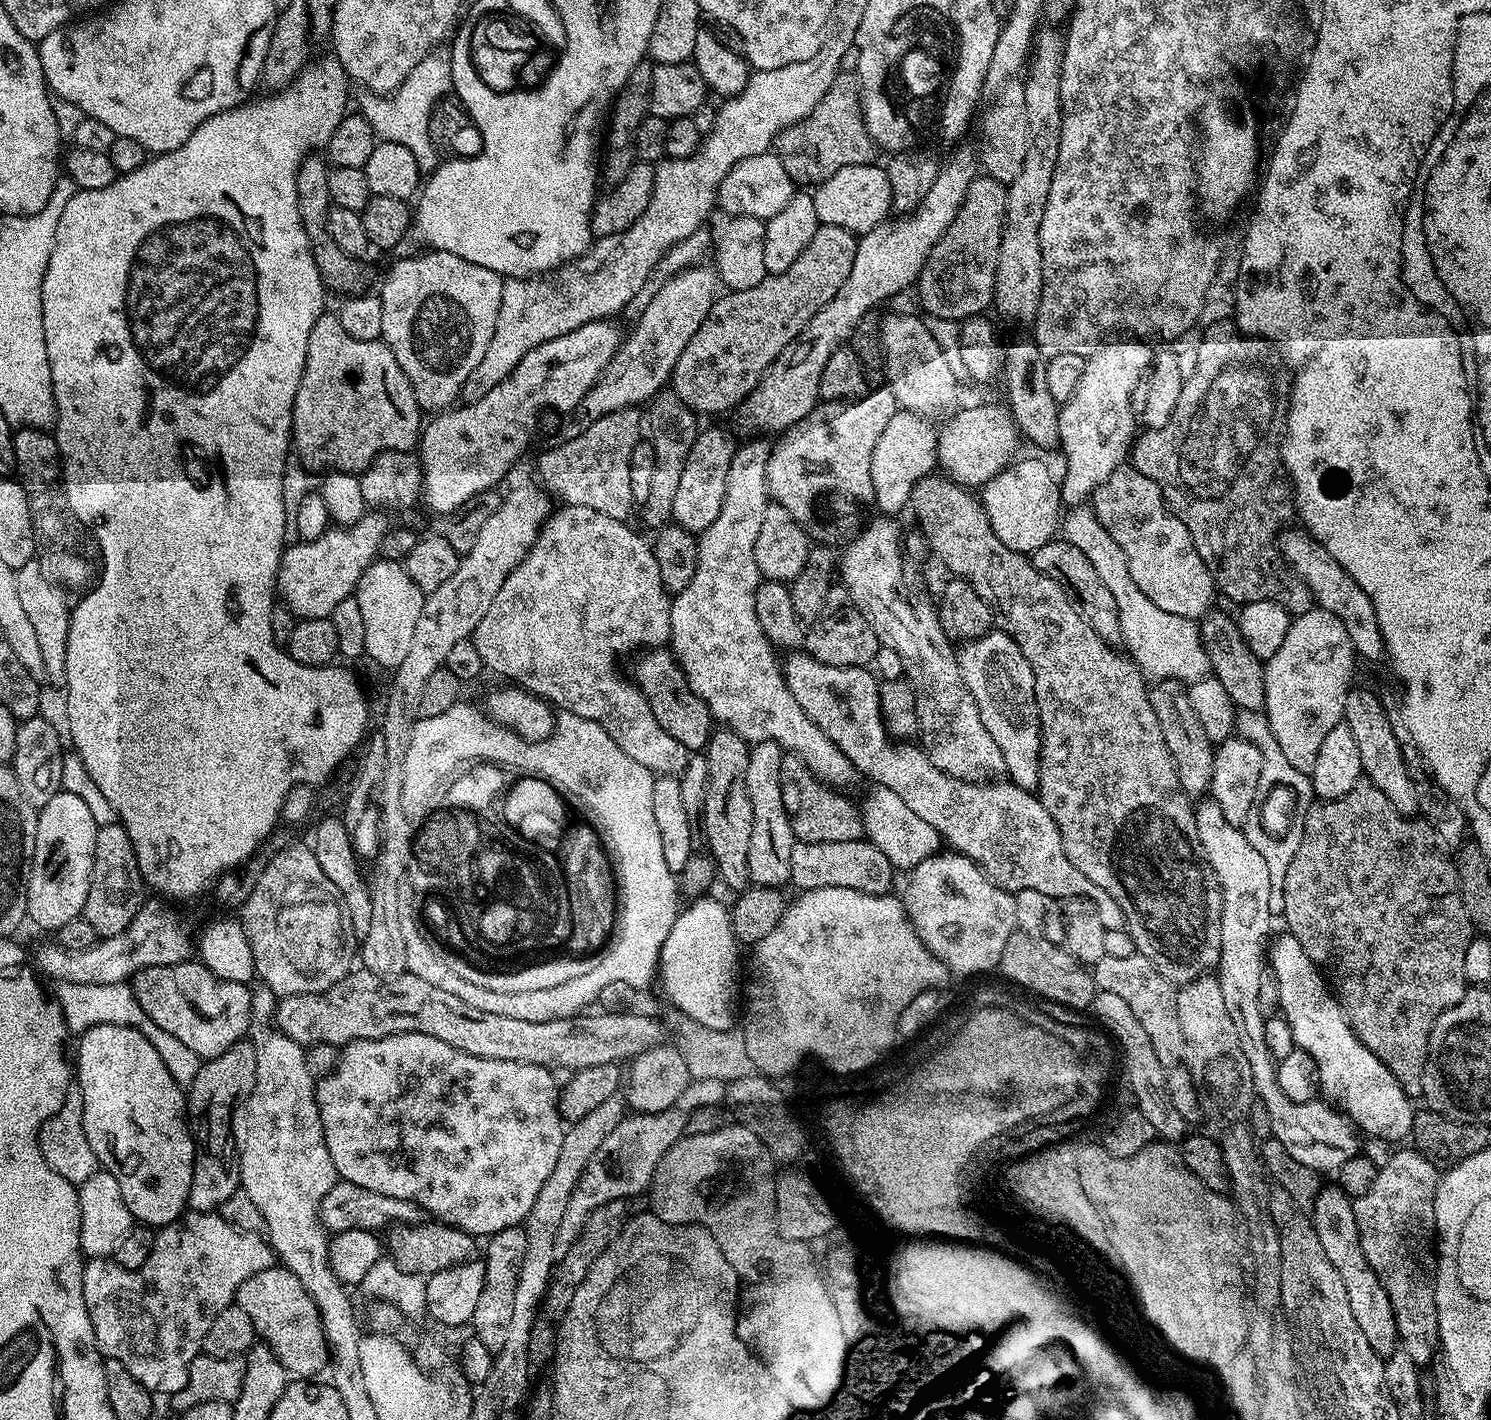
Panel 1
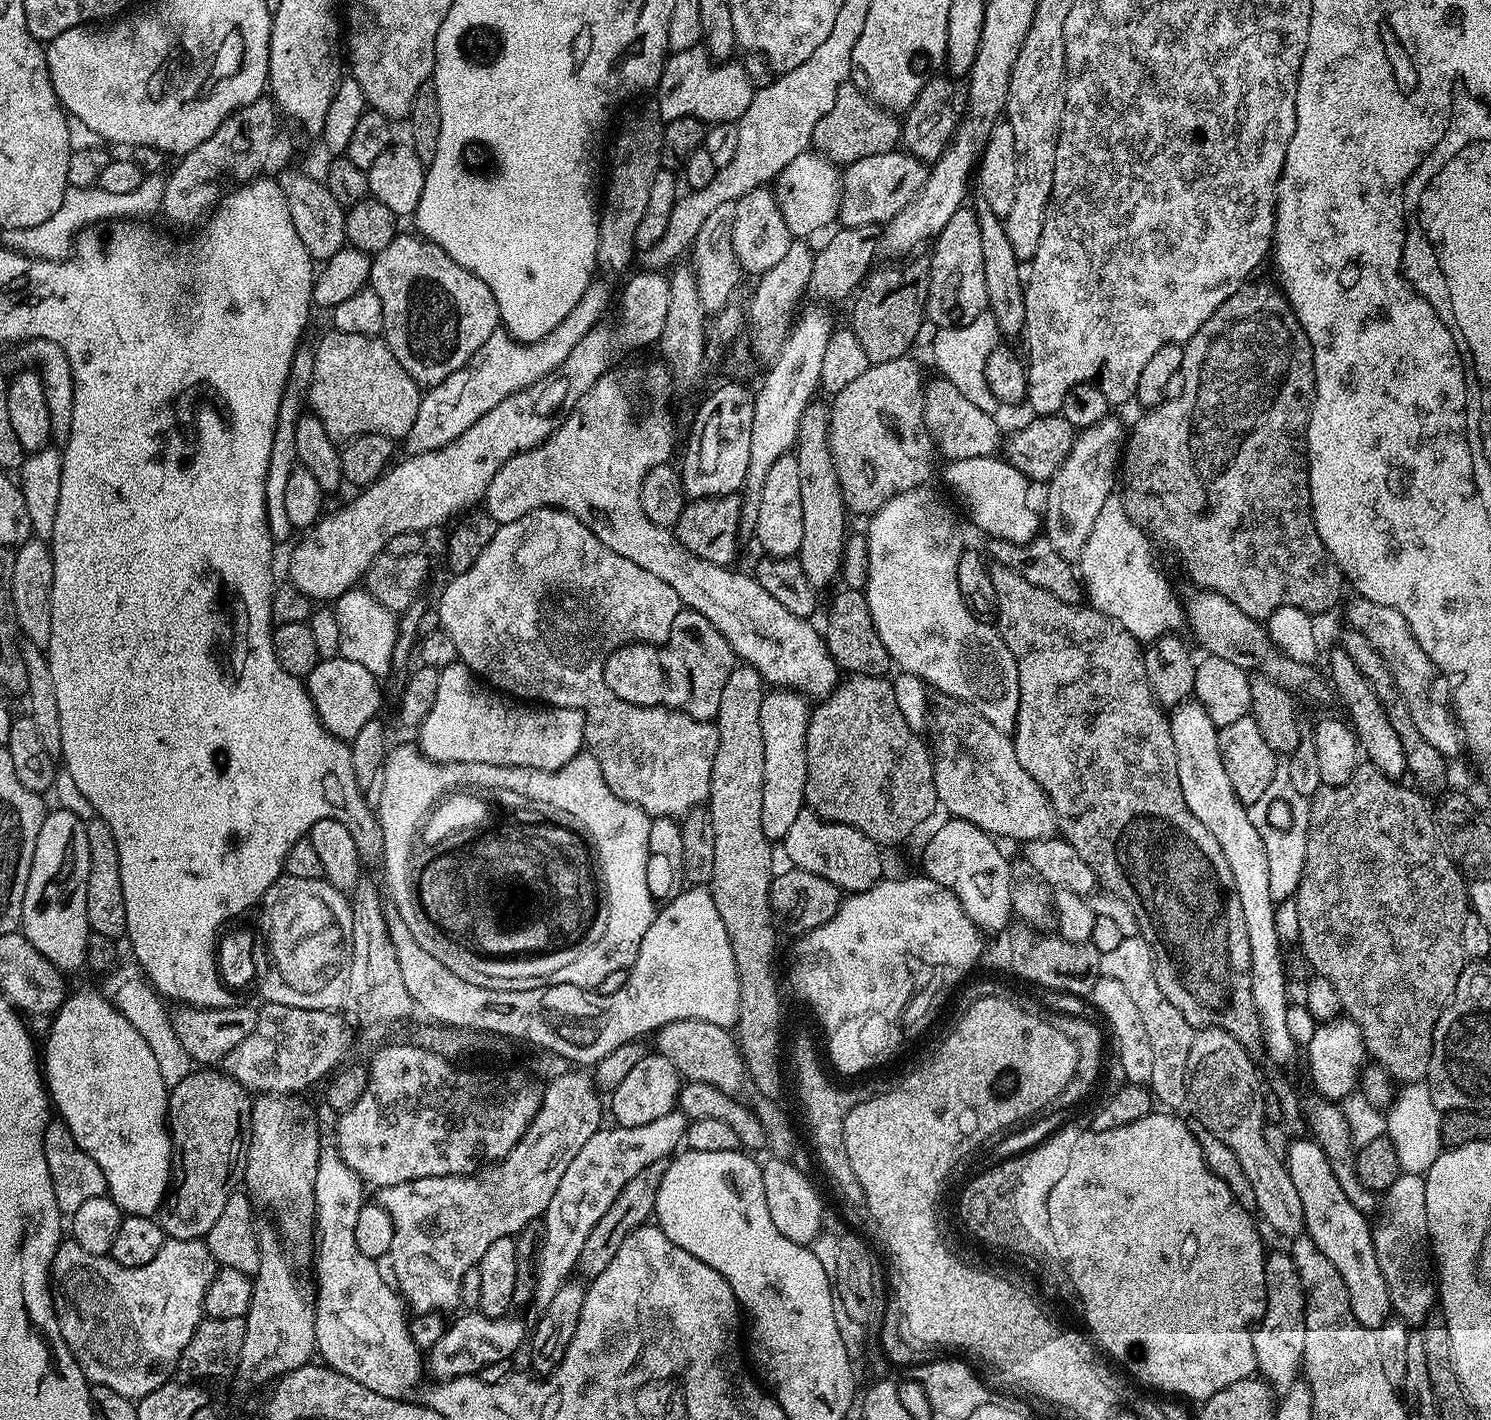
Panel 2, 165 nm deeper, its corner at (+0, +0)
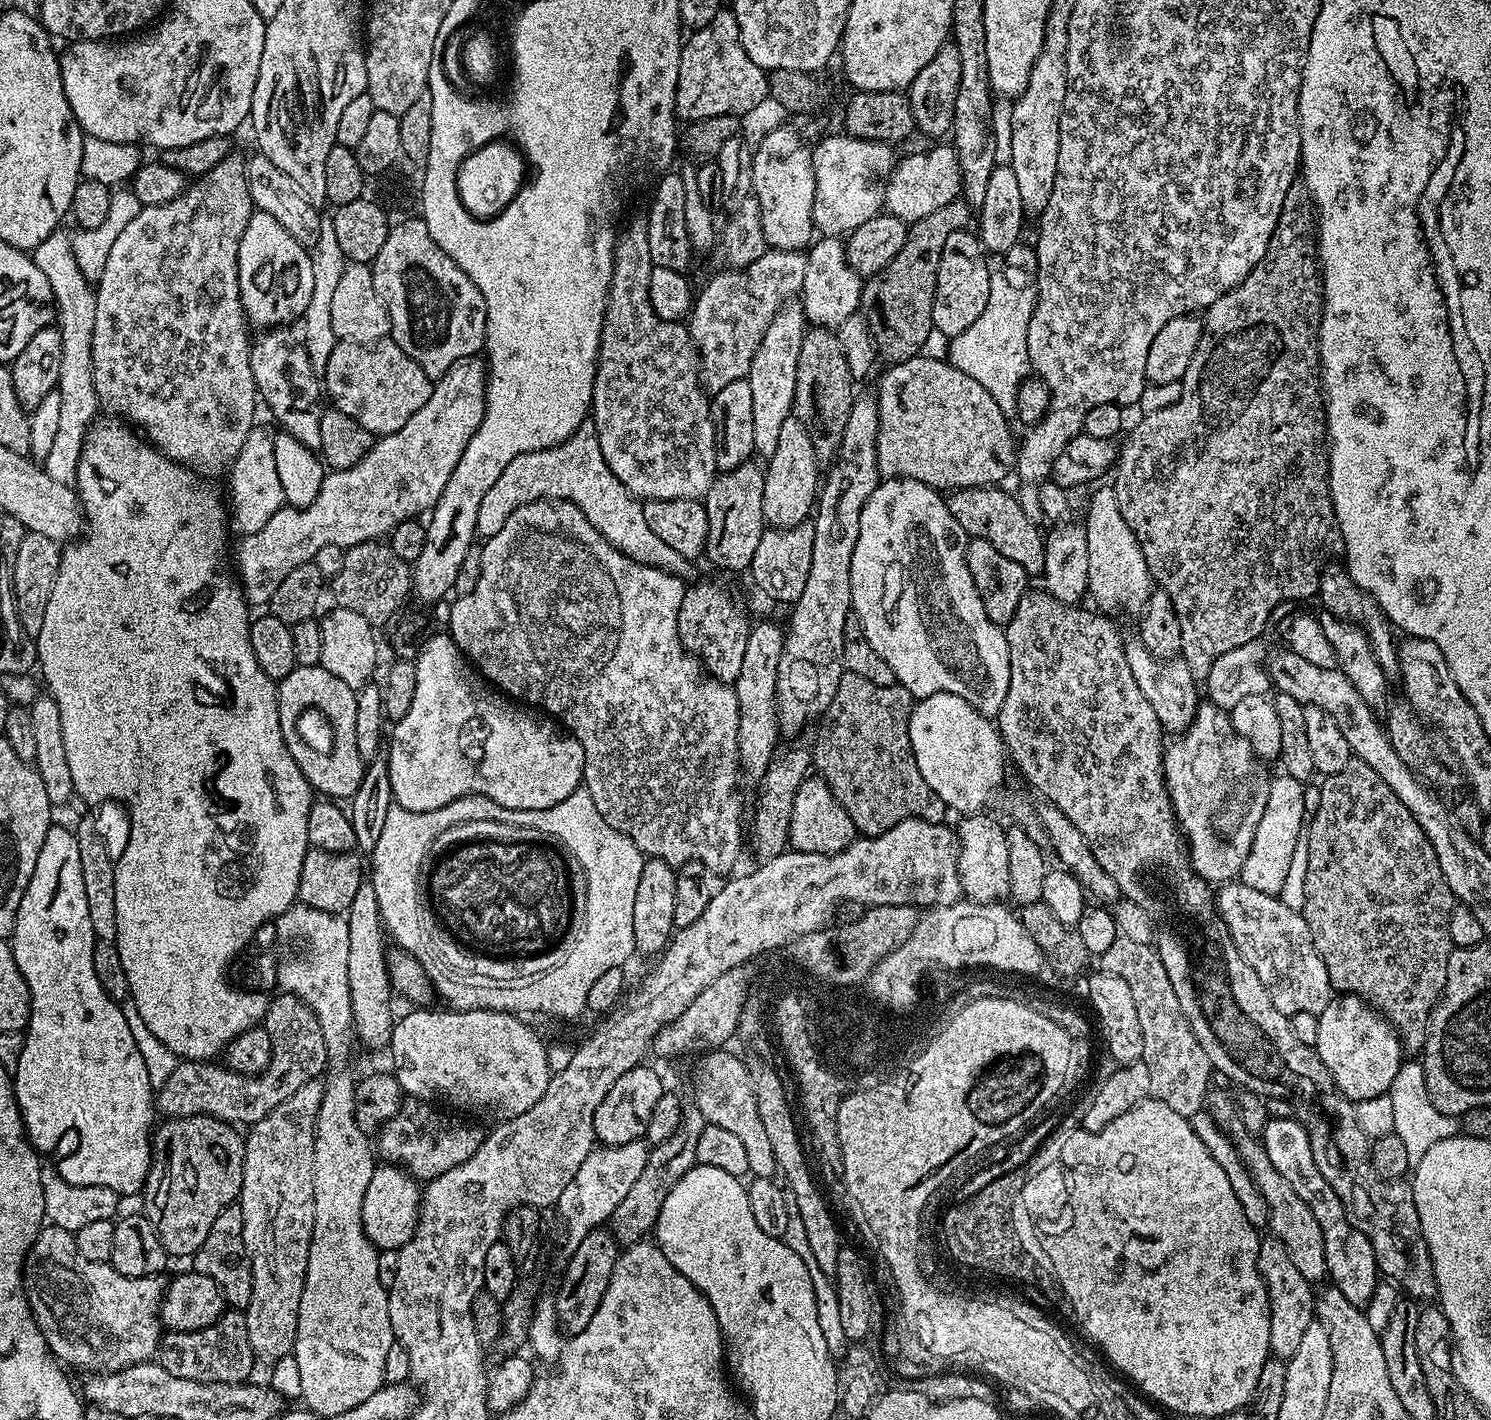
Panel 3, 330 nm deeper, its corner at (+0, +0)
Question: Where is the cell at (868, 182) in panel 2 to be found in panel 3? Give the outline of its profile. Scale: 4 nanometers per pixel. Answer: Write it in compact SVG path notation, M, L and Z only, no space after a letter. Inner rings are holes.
M936 142L933 148L925 152L912 152L908 157L897 159L896 166L888 176L888 183L884 186L884 208L887 215L896 216L905 224L911 226L916 220L926 218L926 214L934 214L934 210L954 202L961 195L962 174L958 166L958 154L951 143Z

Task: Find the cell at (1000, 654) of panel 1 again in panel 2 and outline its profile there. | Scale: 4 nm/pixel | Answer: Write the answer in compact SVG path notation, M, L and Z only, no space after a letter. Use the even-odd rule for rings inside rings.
M928 486L911 488L894 498L890 498L877 512L873 512L867 521L867 524L869 523L868 588L865 587L863 593L864 597L868 599L870 618L874 622L874 630L878 630L878 638L882 638L882 646L886 646L893 665L900 672L909 672L920 677L925 685L932 687L933 684L937 688L935 690L937 693L952 696L956 700L963 700L965 704L980 712L982 718L986 718L986 722L990 722L990 726L994 726L999 732L1015 733L1020 691L1018 690L1018 666L1014 662L1014 654L1010 654L1006 642L1002 642L999 631L991 623L985 622L981 617L975 616L972 613L972 609L968 607L968 603L962 598L962 592L958 590L958 558L962 551L960 532L956 529L956 520L952 517L951 510L930 489L931 487Z

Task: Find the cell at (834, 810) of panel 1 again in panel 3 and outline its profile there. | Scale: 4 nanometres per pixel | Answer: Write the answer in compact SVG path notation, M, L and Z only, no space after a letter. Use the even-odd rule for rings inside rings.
M845 670L834 702L819 717L816 748L811 749L815 771L830 786L834 798L842 802L842 810L850 814L850 822L854 822L861 837L886 834L886 830L907 820L945 823L942 798L926 786L914 758L908 733L913 703L910 690L901 684L877 686Z

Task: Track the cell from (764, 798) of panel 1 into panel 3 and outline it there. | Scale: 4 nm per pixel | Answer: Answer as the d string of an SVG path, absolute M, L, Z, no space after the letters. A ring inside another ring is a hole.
M868 394L868 396L860 396L857 395L855 399L852 401L852 409L850 410L850 418L846 422L846 431L842 434L842 446L838 446L838 454L836 455L836 459L832 461L830 467L827 469L826 475L822 480L822 488L823 491L819 493L818 496L818 507L814 512L814 550L810 554L810 575L806 578L806 586L802 590L802 598L798 598L796 603L791 605L790 612L792 612L792 621L789 624L786 624L786 639L784 641L784 653L782 654L782 658L778 662L778 682L776 683L776 721L778 722L778 726L780 727L780 735L781 737L787 738L787 736L796 736L800 731L803 730L804 727L807 726L808 723L815 721L817 718L823 716L824 711L830 706L830 702L834 702L834 694L838 694L838 682L842 678L842 674L844 673L844 642L846 639L846 633L844 631L848 628L848 616L850 620L850 613L852 612L852 591L850 590L850 562L854 558L854 546L858 546L858 522L862 518L862 506L866 506L866 502L870 498L870 494L874 489L878 487L880 481L882 479L880 475L880 471L878 470L878 458L876 457L876 439L878 438L878 406L876 405L876 397L875 395Z

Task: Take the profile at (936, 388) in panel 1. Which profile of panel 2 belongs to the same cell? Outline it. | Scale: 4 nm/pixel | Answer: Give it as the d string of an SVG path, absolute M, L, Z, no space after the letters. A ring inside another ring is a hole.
M936 378L924 389L924 421L945 461L996 456L1002 448L1002 435L996 418L991 412L978 410L978 406L974 406L974 402L970 402L970 398L963 396L958 386L948 380Z

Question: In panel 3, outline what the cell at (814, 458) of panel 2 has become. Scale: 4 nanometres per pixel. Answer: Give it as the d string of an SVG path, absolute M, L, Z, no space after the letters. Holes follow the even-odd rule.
M809 327L802 338L802 354L798 354L798 378L794 382L794 402L792 415L802 422L806 434L810 434L810 442L814 444L814 454L821 465L831 465L838 454L838 446L842 446L842 434L846 431L846 422L850 418L854 399L854 381L850 374L850 366L846 366L846 356L842 354L842 346L838 342L835 331L830 328Z

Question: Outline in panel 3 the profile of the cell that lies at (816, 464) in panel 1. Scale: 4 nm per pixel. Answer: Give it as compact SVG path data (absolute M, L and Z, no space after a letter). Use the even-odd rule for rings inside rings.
M921 354L888 366L888 369L884 372L884 377L880 380L880 389L875 389L874 395L878 406L876 457L878 458L878 470L881 477L898 480L917 480L937 490L986 488L999 485L1004 482L1000 480L1007 478L1008 471L1011 473L1015 469L1018 455L1018 440L1017 437L1012 437L1012 428L1008 425L1009 417L998 406L998 402L994 402L994 398L990 398L989 392L980 383L974 382L974 378L970 378L970 374L962 374L962 370L958 370L953 364L948 363L947 359L940 358L940 360L935 360L934 357L928 355Z

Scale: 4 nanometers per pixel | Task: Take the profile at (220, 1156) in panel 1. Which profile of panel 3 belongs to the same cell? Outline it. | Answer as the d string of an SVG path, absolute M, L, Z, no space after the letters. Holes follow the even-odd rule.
M174 1116L163 1121L164 1125L157 1127L152 1140L152 1165L148 1171L148 1180L144 1184L142 1199L144 1199L143 1215L148 1217L148 1221L154 1226L154 1230L158 1234L158 1238L162 1242L164 1251L169 1257L188 1256L195 1257L198 1246L202 1246L202 1242L206 1242L206 1234L210 1234L210 1226L214 1226L214 1218L218 1218L218 1214L222 1214L222 1210L226 1210L226 1206L237 1203L240 1187L242 1186L242 1166L244 1165L244 1136L241 1129L235 1124L229 1124L226 1120L219 1120L214 1116Z

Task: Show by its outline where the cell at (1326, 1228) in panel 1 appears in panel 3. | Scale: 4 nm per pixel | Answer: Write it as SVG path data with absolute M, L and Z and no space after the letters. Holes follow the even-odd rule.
M1269 1119L1262 1135L1266 1154L1270 1154L1270 1162L1286 1182L1290 1182L1292 1189L1302 1197L1302 1202L1310 1206L1310 1214L1318 1221L1324 1231L1326 1242L1326 1266L1328 1267L1327 1279L1335 1288L1342 1290L1342 1295L1354 1302L1363 1310L1370 1302L1378 1283L1378 1269L1374 1250L1362 1234L1362 1230L1355 1228L1334 1190L1330 1190L1330 1182L1322 1178L1322 1170L1314 1166L1314 1150L1310 1150L1310 1138L1306 1130L1300 1125L1299 1119L1284 1120Z

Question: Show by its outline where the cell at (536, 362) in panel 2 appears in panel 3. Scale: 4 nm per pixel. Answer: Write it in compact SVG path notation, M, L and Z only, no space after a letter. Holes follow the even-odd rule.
M479 355L458 358L446 374L435 381L430 398L402 430L389 436L381 436L372 445L372 449L350 470L329 471L322 482L322 490L318 490L318 498L305 508L280 508L262 530L253 536L243 537L236 548L236 572L238 583L244 589L244 598L249 605L271 605L274 590L294 570L294 566L302 566L317 559L323 548L340 548L347 550L355 544L367 540L380 540L389 532L407 520L414 520L431 513L432 507L446 490L446 482L452 480L454 466L460 464L462 450L474 438L478 426L484 417L484 391L488 385L488 370L485 361Z

